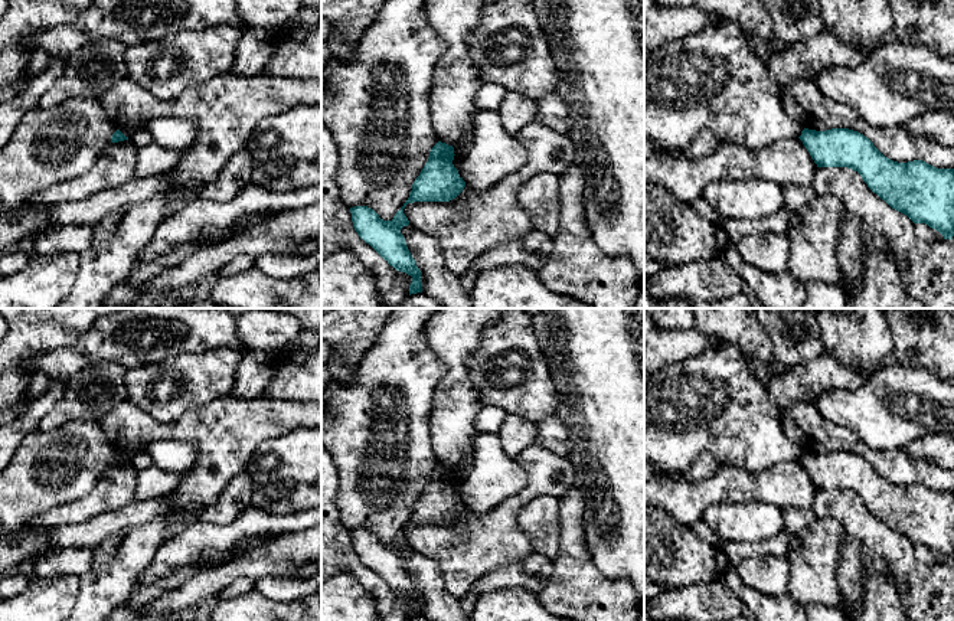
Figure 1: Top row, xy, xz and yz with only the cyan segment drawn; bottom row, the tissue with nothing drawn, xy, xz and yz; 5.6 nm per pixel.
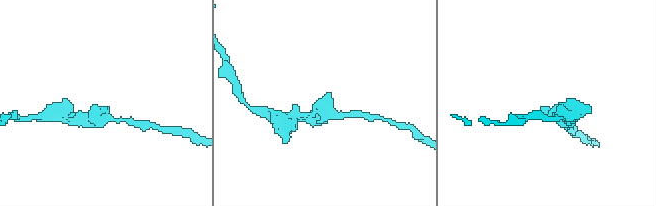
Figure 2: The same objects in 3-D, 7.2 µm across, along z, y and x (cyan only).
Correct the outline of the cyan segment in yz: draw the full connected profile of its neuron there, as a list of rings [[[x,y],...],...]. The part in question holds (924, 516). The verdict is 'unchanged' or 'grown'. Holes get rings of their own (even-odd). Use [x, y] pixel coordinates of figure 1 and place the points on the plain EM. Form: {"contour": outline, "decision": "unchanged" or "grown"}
{"contour": [[[804,451],[798,460],[817,490],[847,490],[857,494],[868,510],[914,546],[925,546],[944,562],[954,559],[954,491],[937,491],[922,483],[898,486],[885,480],[863,457],[849,451],[816,454]]], "decision": "unchanged"}

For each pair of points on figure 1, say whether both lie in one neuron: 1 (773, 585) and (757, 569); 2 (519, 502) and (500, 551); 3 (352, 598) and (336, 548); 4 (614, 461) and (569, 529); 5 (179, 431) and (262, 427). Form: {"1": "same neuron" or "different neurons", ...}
{"1": "same neuron", "2": "same neuron", "3": "different neurons", "4": "different neurons", "5": "same neuron"}

